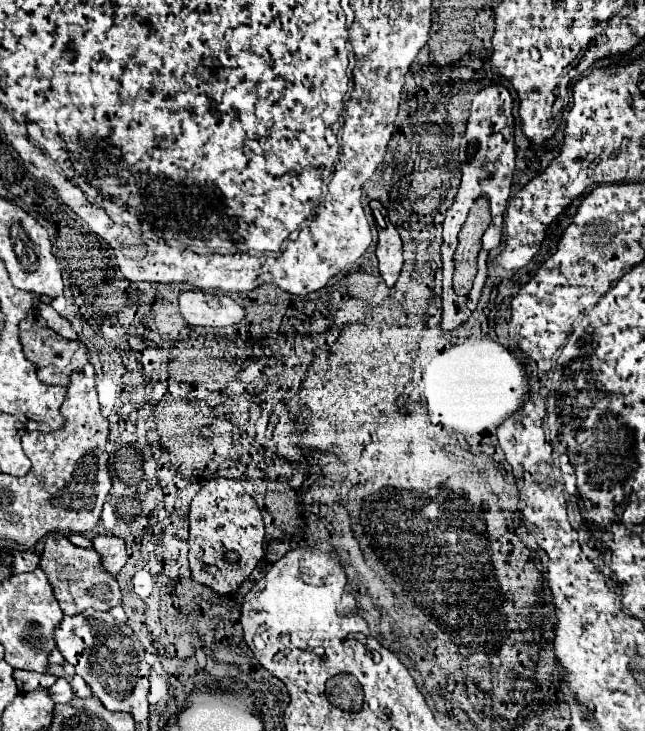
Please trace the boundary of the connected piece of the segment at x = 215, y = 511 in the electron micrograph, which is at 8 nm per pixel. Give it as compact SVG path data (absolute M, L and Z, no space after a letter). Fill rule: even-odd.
M211 479L203 485L203 489L193 497L191 511L189 511L189 563L191 563L191 579L197 583L203 583L211 587L219 595L229 595L241 587L245 579L249 579L251 571L263 557L263 539L265 539L265 527L261 511L255 503L255 499L247 493L247 485L233 479ZM229 551L239 553L239 561L229 563L225 555Z

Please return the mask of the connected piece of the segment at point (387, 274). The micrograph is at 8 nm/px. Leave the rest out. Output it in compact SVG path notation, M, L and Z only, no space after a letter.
M395 227L379 229L379 241L377 241L377 259L379 259L379 273L385 279L389 287L395 285L403 257L401 257L401 237Z

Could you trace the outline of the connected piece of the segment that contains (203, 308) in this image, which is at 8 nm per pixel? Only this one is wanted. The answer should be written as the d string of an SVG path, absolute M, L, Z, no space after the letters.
M183 291L179 295L181 315L195 327L229 327L237 325L245 311L229 295L213 295L203 291Z

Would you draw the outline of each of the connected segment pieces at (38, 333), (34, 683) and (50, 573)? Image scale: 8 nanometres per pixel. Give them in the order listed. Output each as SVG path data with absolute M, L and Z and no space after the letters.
M35 309L27 313L27 317L19 323L19 337L23 343L23 353L25 357L37 367L39 381L45 385L67 385L69 381L69 371L81 371L89 359L85 345L81 341L67 341L61 335L57 335L53 329L47 327L47 323L37 315Z
M15 671L17 687L21 691L33 691L37 687L51 687L57 677L51 673L37 673L37 671Z
M49 535L45 541L45 549L41 553L39 567L45 571L49 583L53 585L55 597L63 609L65 615L77 615L83 609L99 609L109 611L115 605L121 605L121 591L115 581L103 567L101 557L95 549L83 549L75 547L67 537L61 535Z

